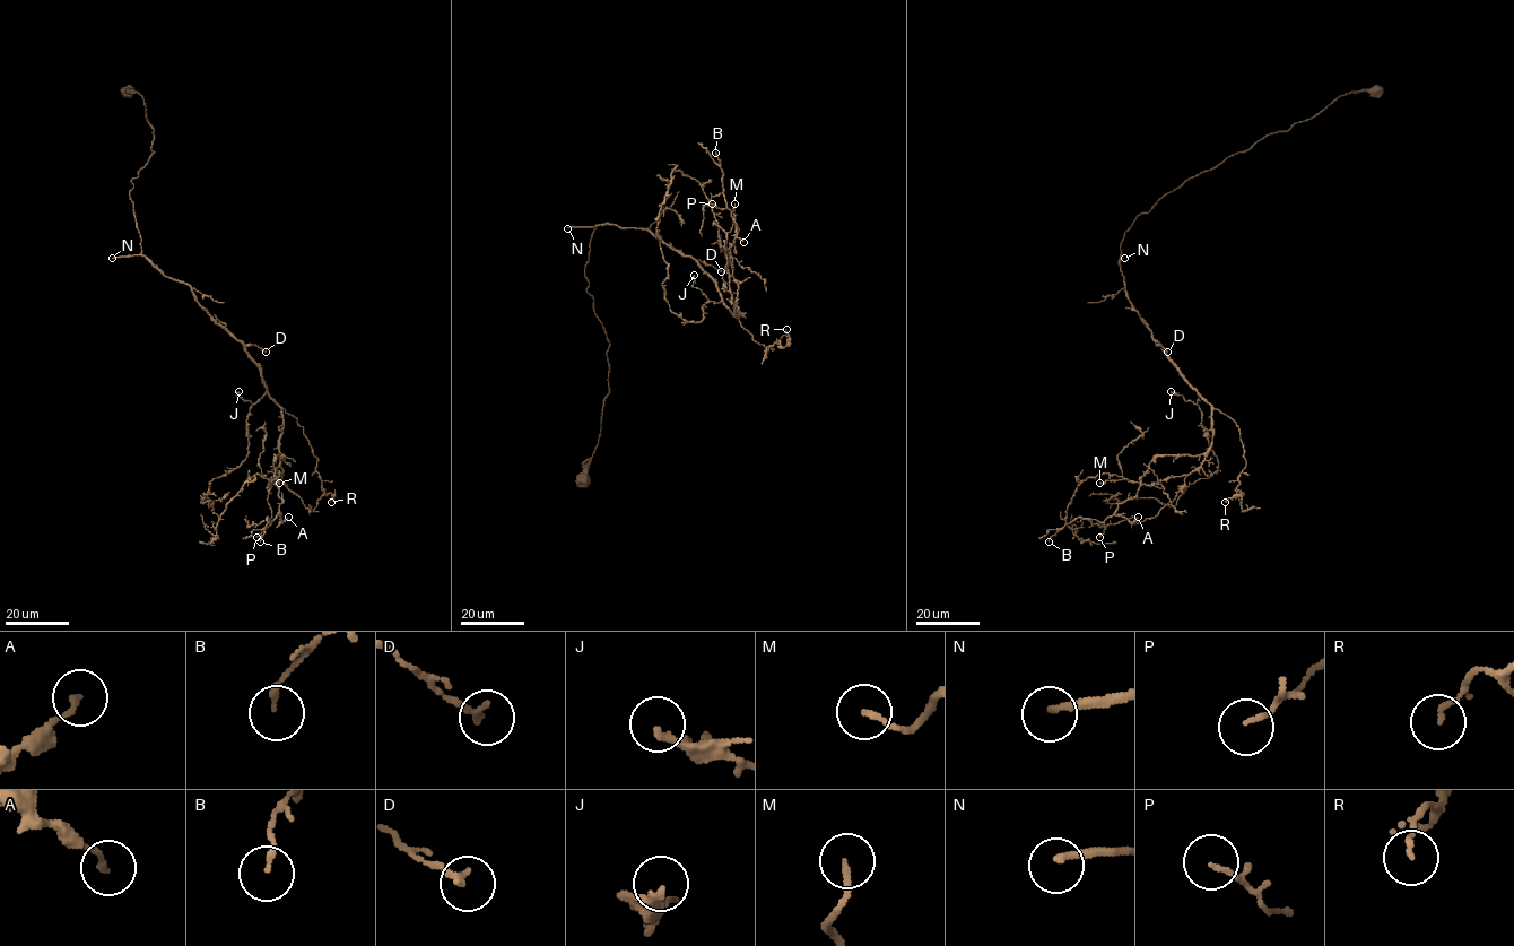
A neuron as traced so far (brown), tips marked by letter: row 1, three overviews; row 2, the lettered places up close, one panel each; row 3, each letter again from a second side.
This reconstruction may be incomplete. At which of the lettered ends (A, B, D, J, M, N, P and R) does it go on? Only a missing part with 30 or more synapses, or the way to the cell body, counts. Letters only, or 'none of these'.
N

